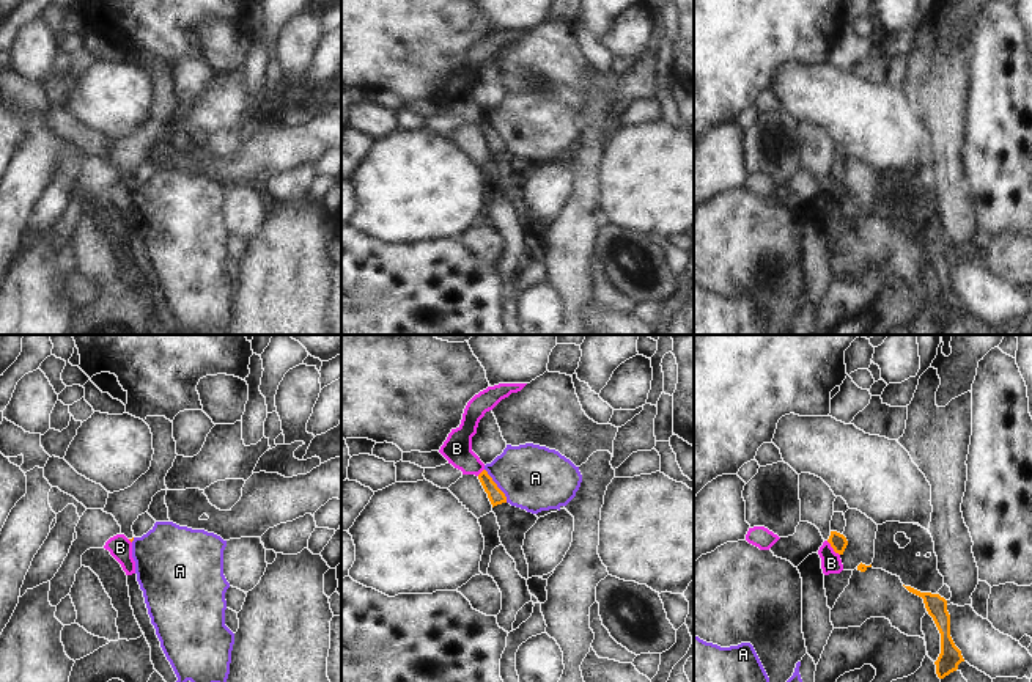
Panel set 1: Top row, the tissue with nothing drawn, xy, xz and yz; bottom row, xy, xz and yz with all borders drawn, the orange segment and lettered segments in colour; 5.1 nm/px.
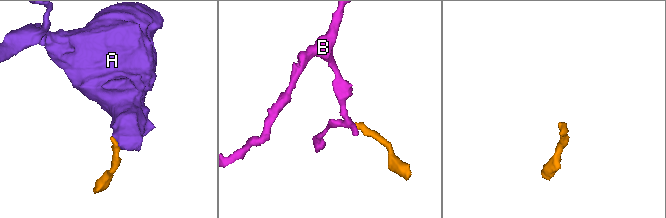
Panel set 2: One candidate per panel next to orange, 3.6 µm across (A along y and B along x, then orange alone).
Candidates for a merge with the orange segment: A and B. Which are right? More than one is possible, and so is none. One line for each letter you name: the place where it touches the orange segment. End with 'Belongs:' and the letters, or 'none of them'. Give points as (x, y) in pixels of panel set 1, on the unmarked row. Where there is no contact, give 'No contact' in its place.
Belongs: none of them.

